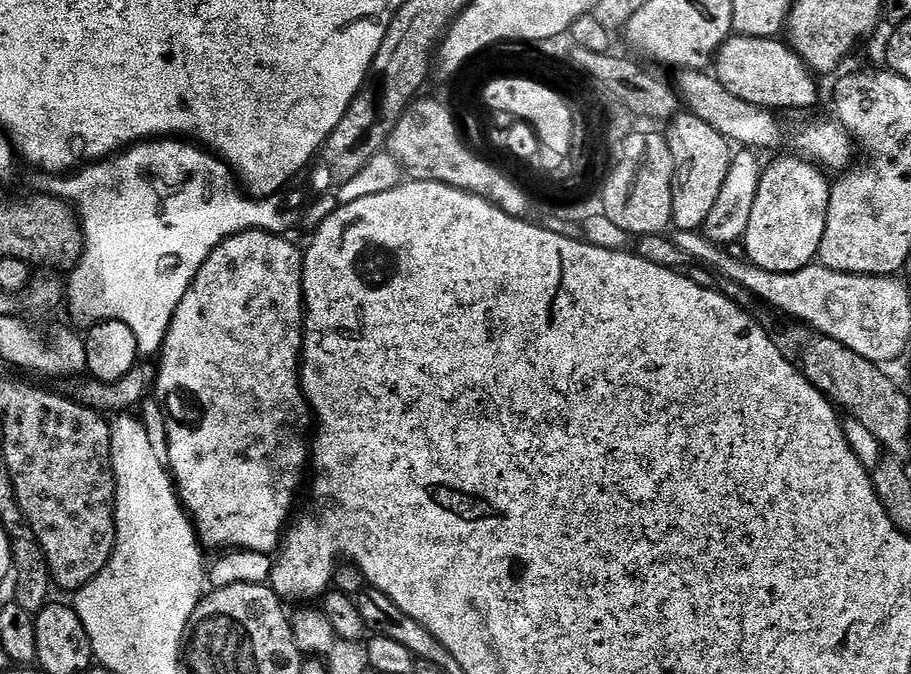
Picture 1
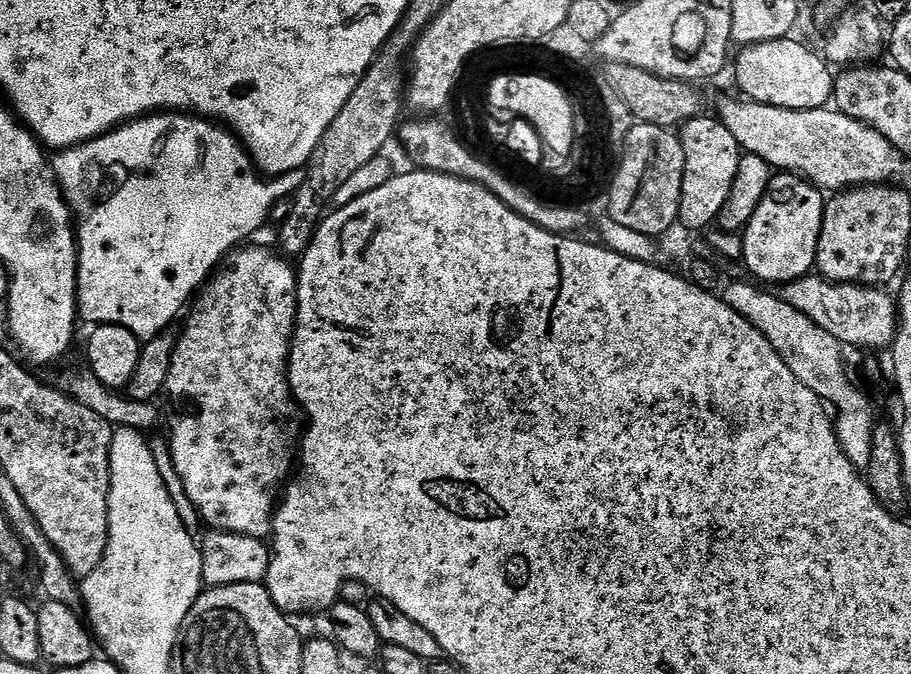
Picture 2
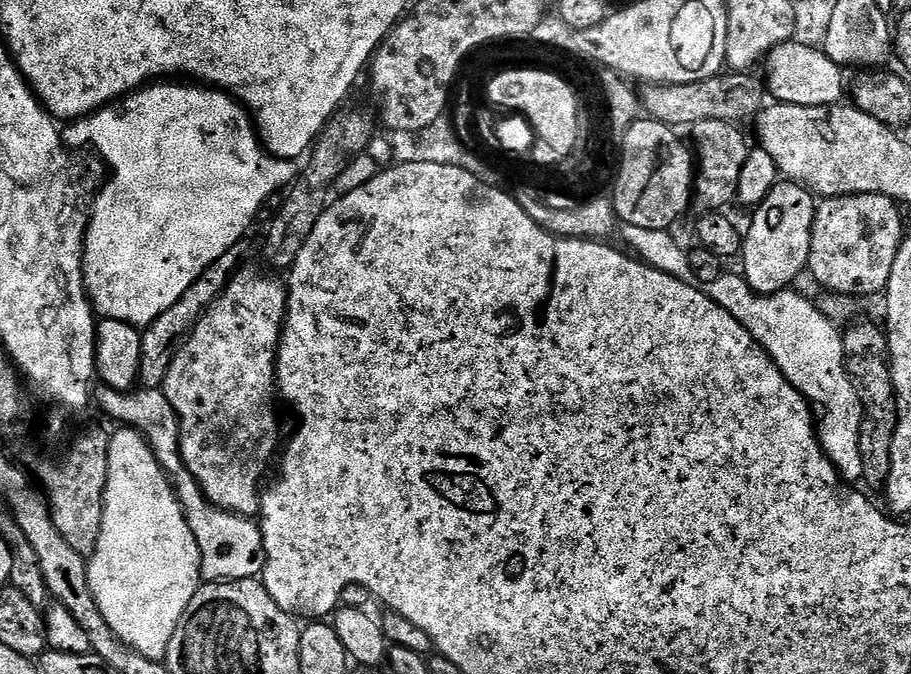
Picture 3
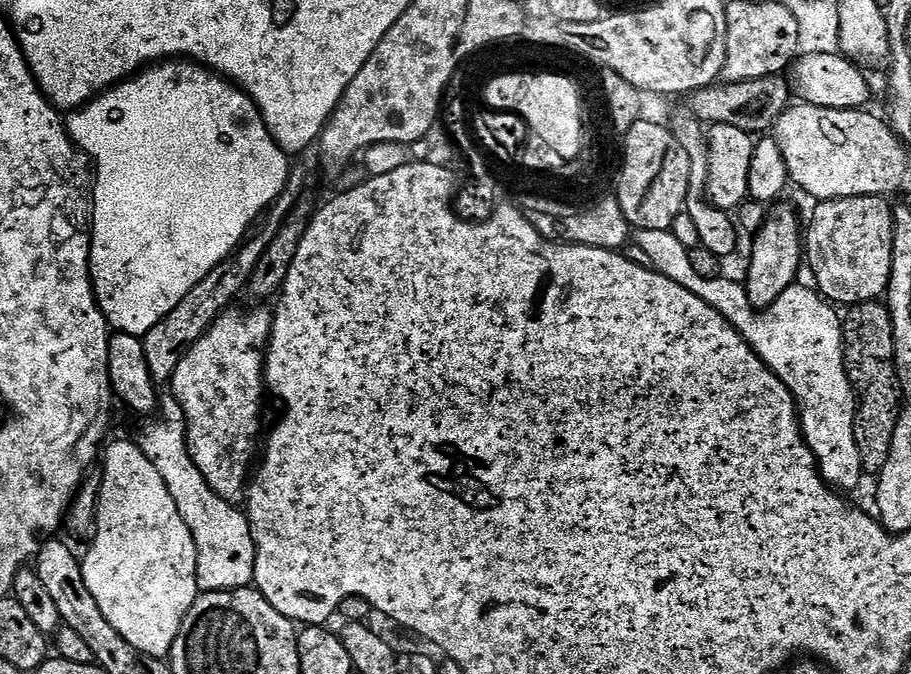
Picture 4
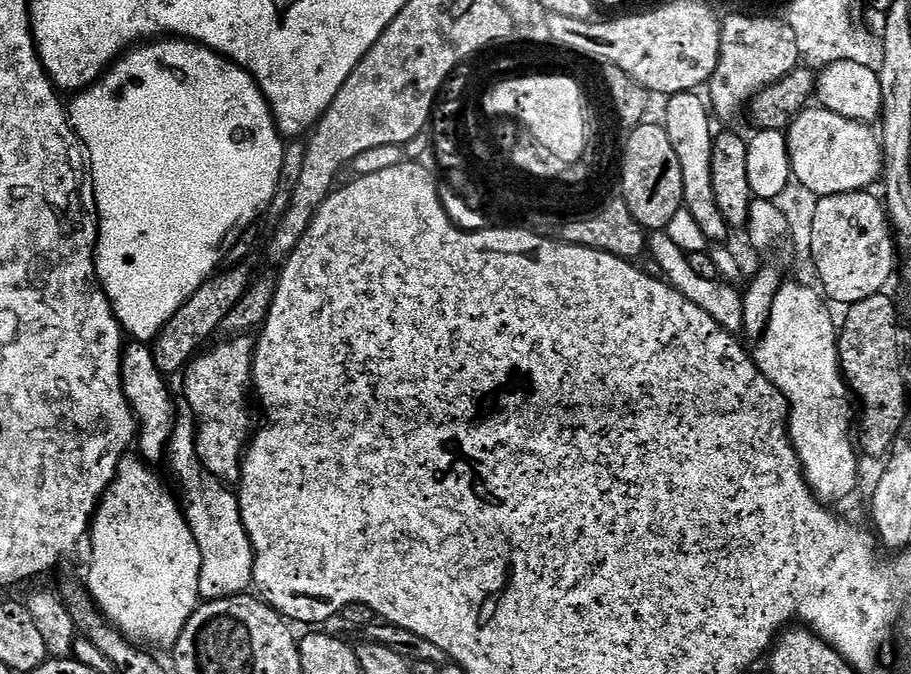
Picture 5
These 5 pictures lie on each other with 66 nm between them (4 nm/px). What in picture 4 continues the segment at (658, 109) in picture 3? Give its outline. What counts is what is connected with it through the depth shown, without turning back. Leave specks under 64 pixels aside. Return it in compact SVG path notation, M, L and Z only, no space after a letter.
M783 75L742 83L718 82L691 93L688 100L688 112L703 124L735 126L750 134L757 134L756 132L769 131L775 127L776 120L791 105L792 86Z

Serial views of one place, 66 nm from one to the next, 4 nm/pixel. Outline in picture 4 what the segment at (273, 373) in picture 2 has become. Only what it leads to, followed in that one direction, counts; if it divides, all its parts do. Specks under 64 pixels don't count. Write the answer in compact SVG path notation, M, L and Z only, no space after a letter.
M233 306L229 308L228 311L223 312L222 315L212 323L210 330L206 330L206 334L202 334L202 338L198 338L198 342L194 342L194 346L190 346L186 358L182 358L182 362L178 362L178 370L174 370L174 374L170 381L171 395L175 396L178 403L181 404L182 410L185 412L185 422L188 426L188 450L194 460L194 466L202 472L202 478L206 480L209 486L215 490L223 500L231 502L239 501L239 496L241 499L241 497L245 495L246 489L250 483L250 473L257 463L258 449L262 444L262 432L260 436L260 407L264 404L264 396L266 397L264 358L268 355L268 340L272 337L273 313L269 311L269 309L267 312L267 310L264 309L267 307L264 306L252 307L256 308L250 309L249 312L243 312L240 306Z

